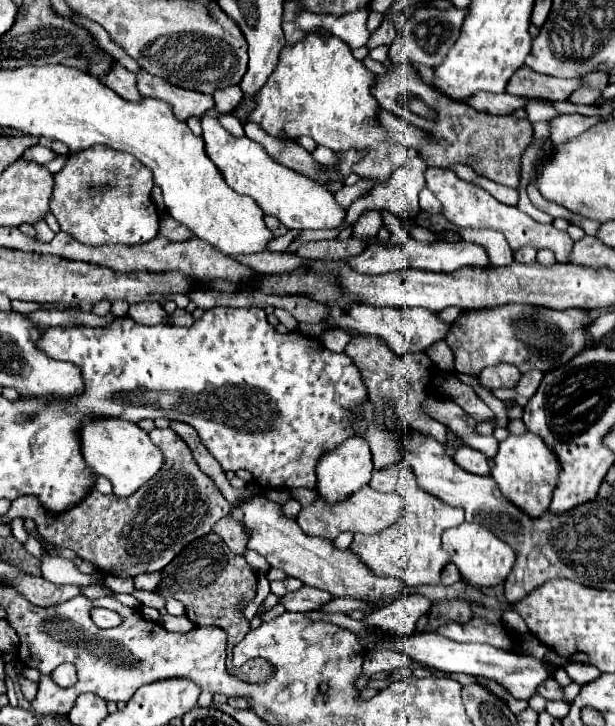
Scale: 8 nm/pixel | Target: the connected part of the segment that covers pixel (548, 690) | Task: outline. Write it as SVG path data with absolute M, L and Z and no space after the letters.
M554 677L546 679L538 689L536 689L542 697L550 699L550 701L556 701L556 699L562 699L562 687L554 681Z

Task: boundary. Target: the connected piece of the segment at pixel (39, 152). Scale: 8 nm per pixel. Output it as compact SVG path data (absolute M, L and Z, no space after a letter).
M34 145L34 147L30 147L30 149L26 149L26 151L24 151L24 157L44 165L44 163L52 161L52 159L56 157L56 153L52 153L52 149L48 149L48 147L42 147L42 145Z

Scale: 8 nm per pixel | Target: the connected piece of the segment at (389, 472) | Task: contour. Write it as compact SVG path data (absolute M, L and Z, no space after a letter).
M398 465L396 467L390 467L390 469L373 470L372 479L370 479L370 487L374 491L380 491L380 493L390 493L396 489L396 481L398 481Z

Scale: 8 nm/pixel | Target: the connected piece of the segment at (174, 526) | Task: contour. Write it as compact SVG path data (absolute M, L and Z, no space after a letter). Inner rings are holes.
M166 418L154 420L156 428L148 435L164 453L164 469L144 483L130 497L114 497L90 491L78 505L58 515L48 513L38 497L24 495L12 501L10 511L2 517L4 523L14 517L30 517L38 525L38 533L54 545L70 547L80 559L90 561L98 571L114 577L136 577L138 573L162 571L188 543L212 531L214 523L228 515L230 503L222 497L218 487L196 465L188 445L172 431ZM174 467L174 471L168 471Z

